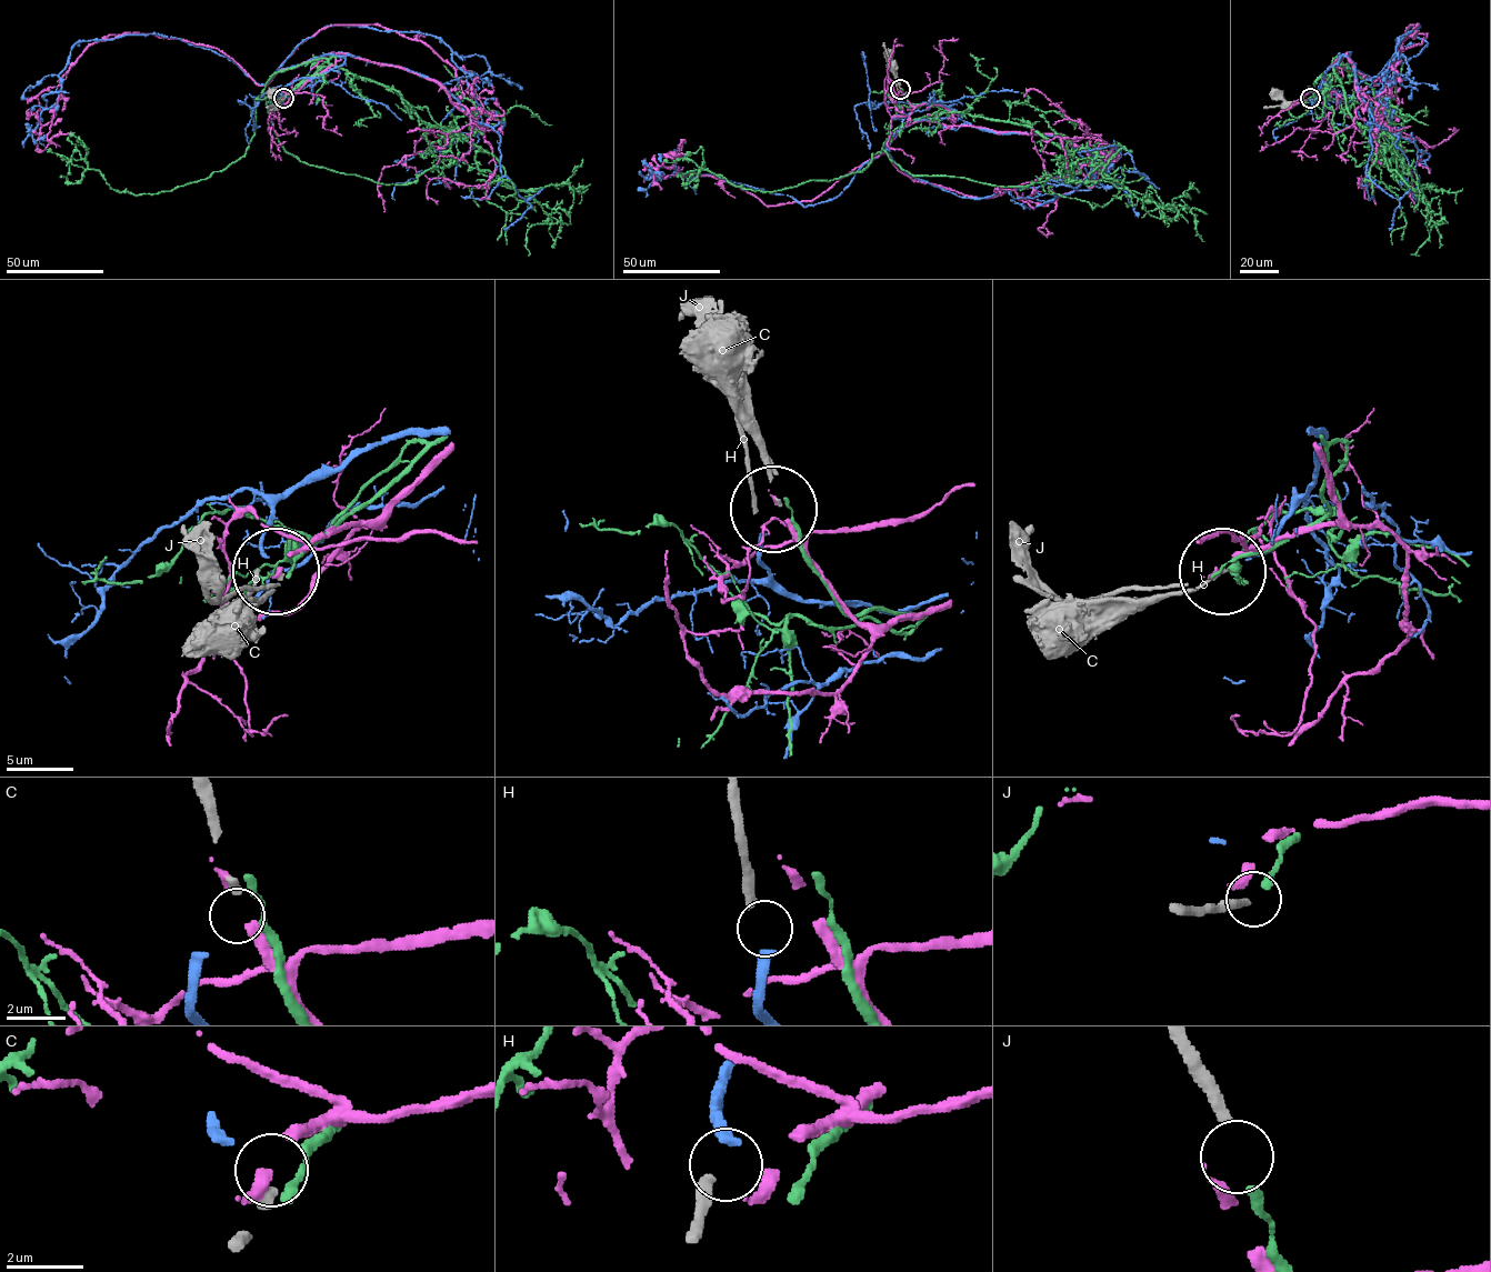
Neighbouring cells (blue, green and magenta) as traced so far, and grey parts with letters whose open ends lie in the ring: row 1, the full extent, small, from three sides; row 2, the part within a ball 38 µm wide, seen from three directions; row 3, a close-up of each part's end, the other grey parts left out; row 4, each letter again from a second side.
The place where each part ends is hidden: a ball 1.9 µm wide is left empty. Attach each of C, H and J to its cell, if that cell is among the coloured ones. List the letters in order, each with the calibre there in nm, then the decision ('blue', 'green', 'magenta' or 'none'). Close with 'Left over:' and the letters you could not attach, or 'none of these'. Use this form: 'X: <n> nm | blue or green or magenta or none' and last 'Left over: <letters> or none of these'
C: 280 nm | none
H: 280 nm | blue
J: 280 nm | green
Left over: C

